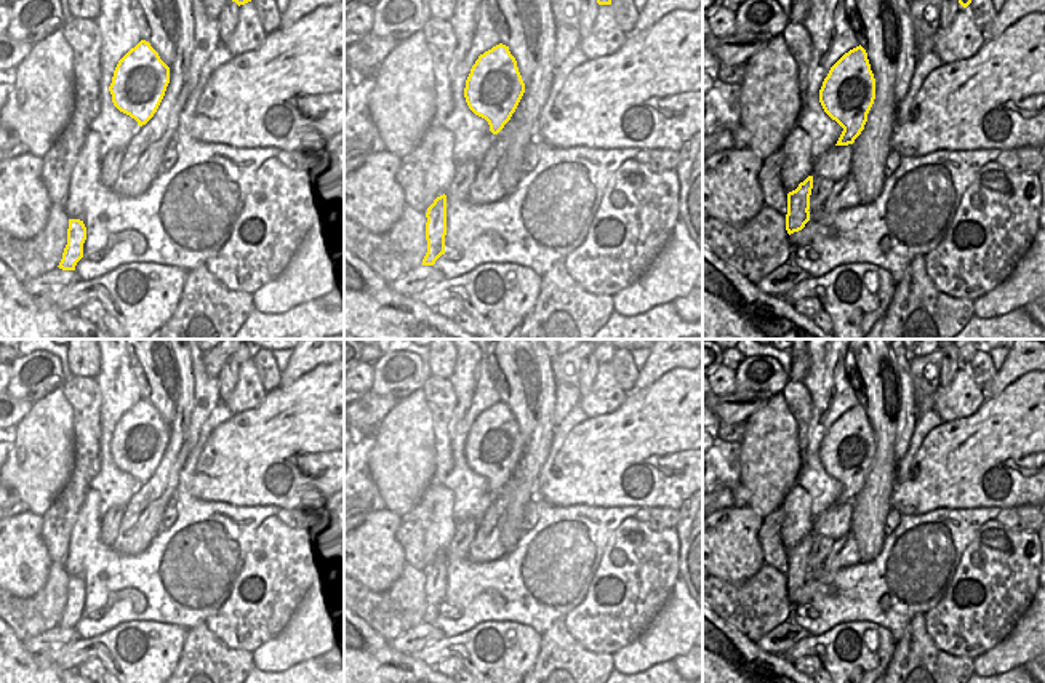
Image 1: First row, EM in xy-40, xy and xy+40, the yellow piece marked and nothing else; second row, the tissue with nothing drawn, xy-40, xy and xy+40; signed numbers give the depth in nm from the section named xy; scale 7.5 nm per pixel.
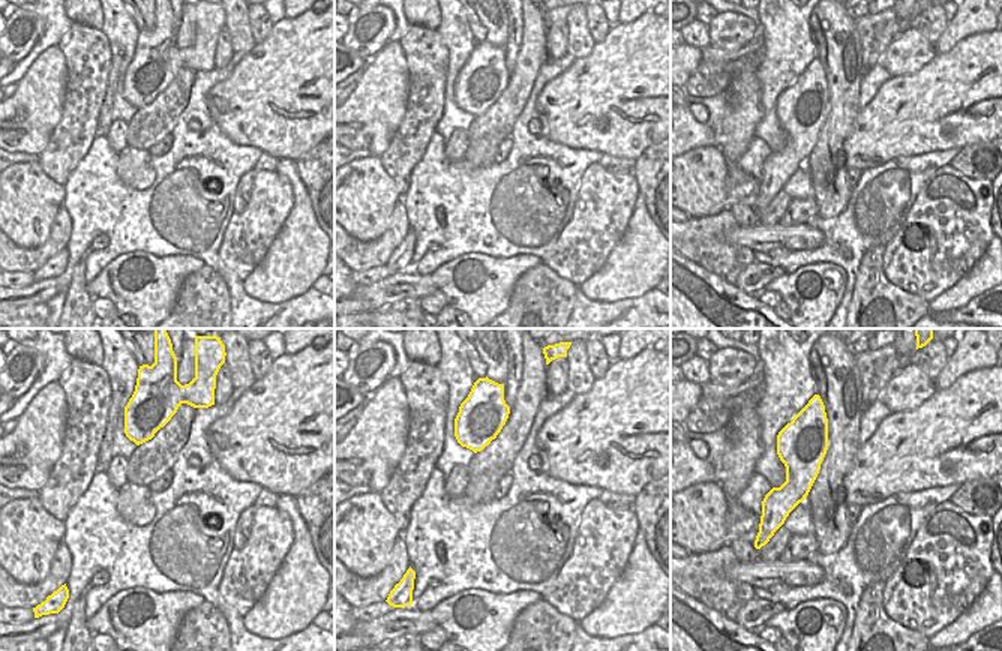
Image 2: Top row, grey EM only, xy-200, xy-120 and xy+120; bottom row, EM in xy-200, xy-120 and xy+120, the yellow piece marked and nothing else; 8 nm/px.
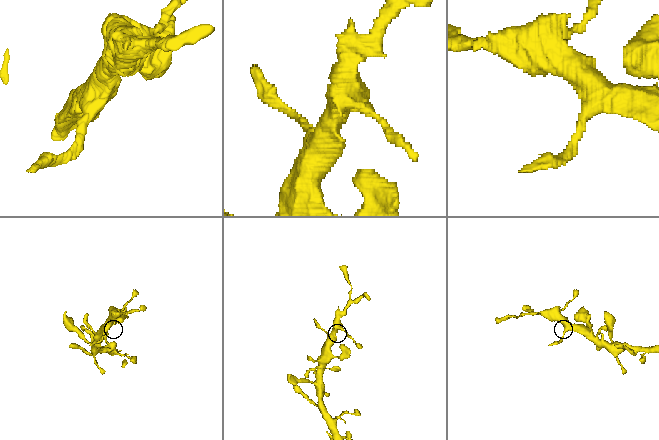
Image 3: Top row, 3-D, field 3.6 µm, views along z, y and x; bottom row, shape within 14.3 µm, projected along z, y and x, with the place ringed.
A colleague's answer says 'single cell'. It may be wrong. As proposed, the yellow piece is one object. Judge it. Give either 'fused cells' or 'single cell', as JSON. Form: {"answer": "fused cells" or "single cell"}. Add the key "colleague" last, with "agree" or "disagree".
{"answer": "fused cells", "colleague": "disagree"}

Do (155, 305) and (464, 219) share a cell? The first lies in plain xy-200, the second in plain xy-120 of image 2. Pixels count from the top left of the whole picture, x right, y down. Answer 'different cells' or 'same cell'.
different cells

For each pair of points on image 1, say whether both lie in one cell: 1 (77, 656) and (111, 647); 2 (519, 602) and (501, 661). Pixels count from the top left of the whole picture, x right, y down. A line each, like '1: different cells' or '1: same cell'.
1: same cell
2: different cells

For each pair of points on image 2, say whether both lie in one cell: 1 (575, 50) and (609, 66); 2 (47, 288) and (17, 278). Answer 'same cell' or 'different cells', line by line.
1: different cells
2: different cells

